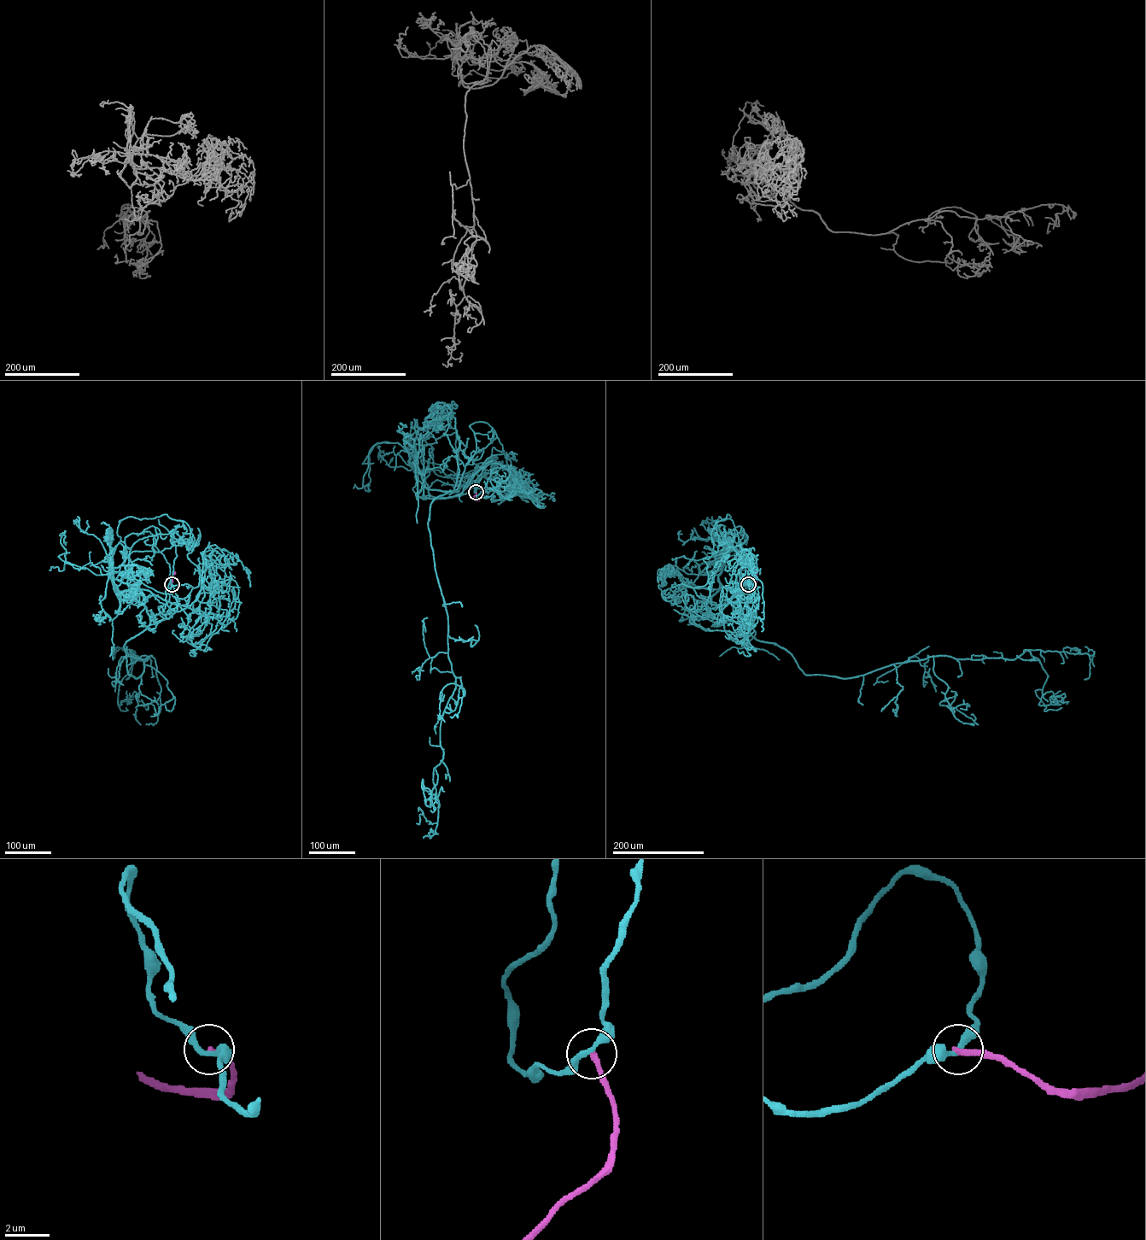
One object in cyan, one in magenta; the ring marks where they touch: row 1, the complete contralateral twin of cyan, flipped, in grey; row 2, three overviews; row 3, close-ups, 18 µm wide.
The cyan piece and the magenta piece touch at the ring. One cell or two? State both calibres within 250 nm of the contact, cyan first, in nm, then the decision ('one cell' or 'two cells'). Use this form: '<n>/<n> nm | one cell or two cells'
280/260 nm | two cells

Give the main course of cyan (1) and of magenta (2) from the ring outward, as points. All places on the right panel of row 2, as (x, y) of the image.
1: (748, 584), (741, 593), (752, 590), (751, 572), (755, 584), (745, 589), (718, 580), (727, 552), (710, 531)
2: (748, 584), (757, 581), (756, 573)

